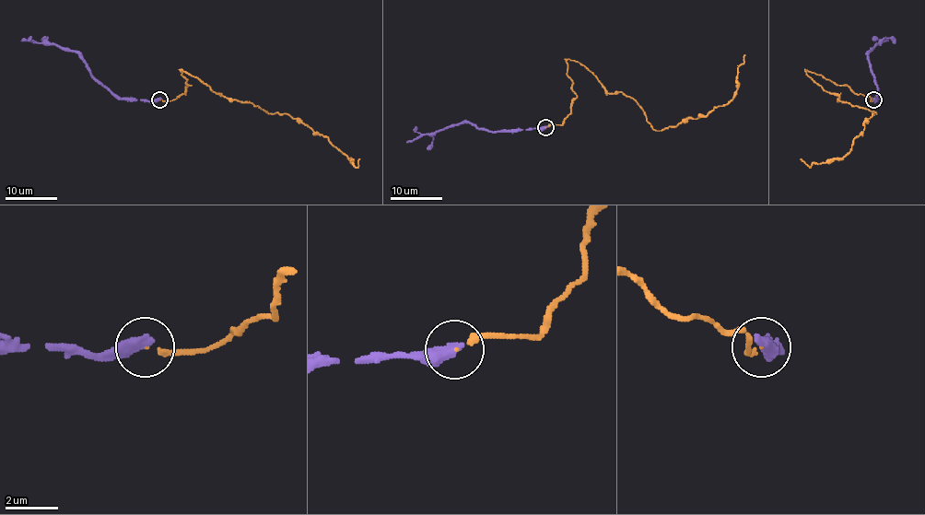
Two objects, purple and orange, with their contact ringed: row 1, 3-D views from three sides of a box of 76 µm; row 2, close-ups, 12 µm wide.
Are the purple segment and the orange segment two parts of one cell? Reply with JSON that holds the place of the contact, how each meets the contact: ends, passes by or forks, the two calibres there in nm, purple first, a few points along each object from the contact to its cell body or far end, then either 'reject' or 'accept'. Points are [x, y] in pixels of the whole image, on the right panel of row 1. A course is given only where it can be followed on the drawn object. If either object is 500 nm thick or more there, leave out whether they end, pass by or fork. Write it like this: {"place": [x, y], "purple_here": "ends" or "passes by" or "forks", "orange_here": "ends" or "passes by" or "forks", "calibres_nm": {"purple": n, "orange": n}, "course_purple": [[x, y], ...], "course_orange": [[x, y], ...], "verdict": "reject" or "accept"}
{"place": [873, 99], "calibres_nm": {"purple": 500, "orange": 150}, "course_purple": [[873, 100], [877, 85], [868, 53], [887, 39]], "course_orange": [[873, 100], [804, 72], [842, 101], [876, 113], [845, 157], [810, 167], [801, 158]], "verdict": "accept"}

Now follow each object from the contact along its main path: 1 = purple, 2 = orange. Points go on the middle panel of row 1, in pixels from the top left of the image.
1: (544, 127), (487, 132), (474, 123), (462, 122), (439, 132), (421, 134), (407, 142)
2: (544, 127), (571, 111), (568, 59), (609, 92), (631, 96), (662, 130), (727, 104), (745, 54)

